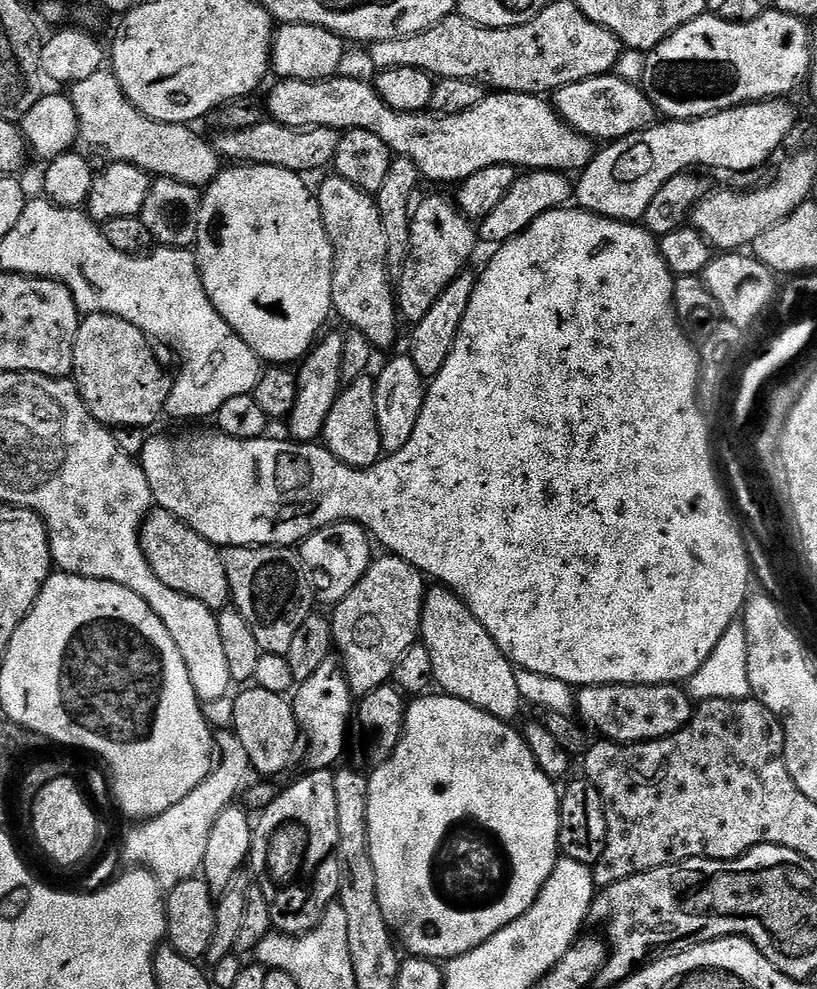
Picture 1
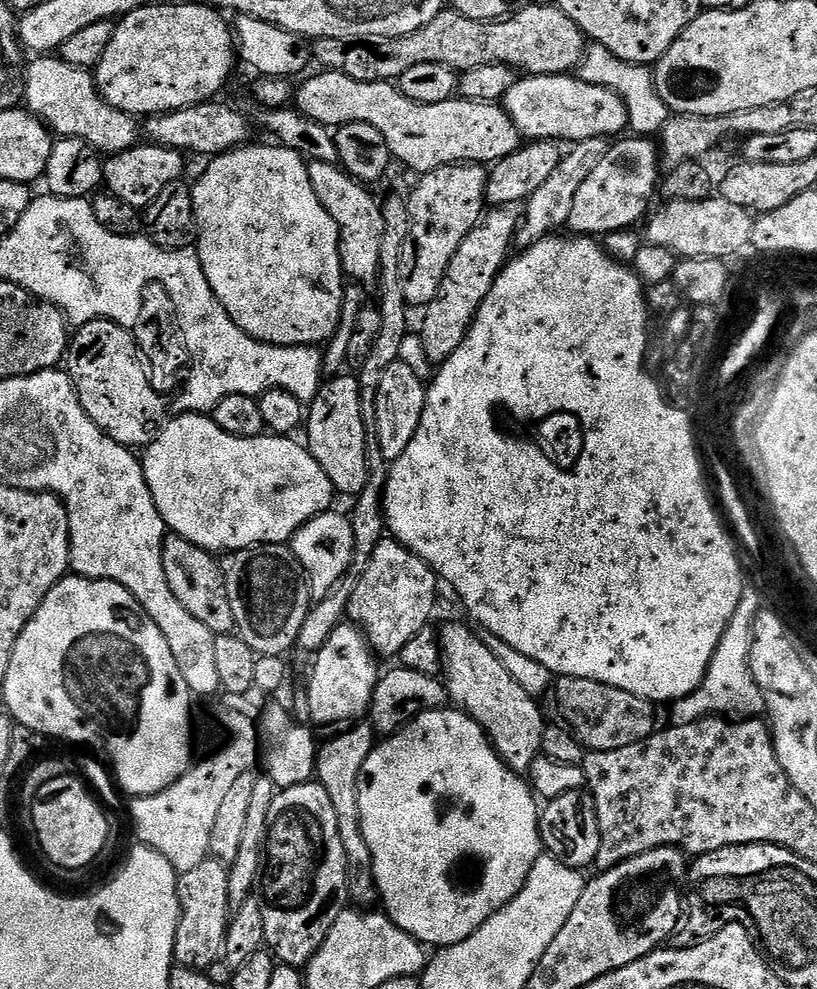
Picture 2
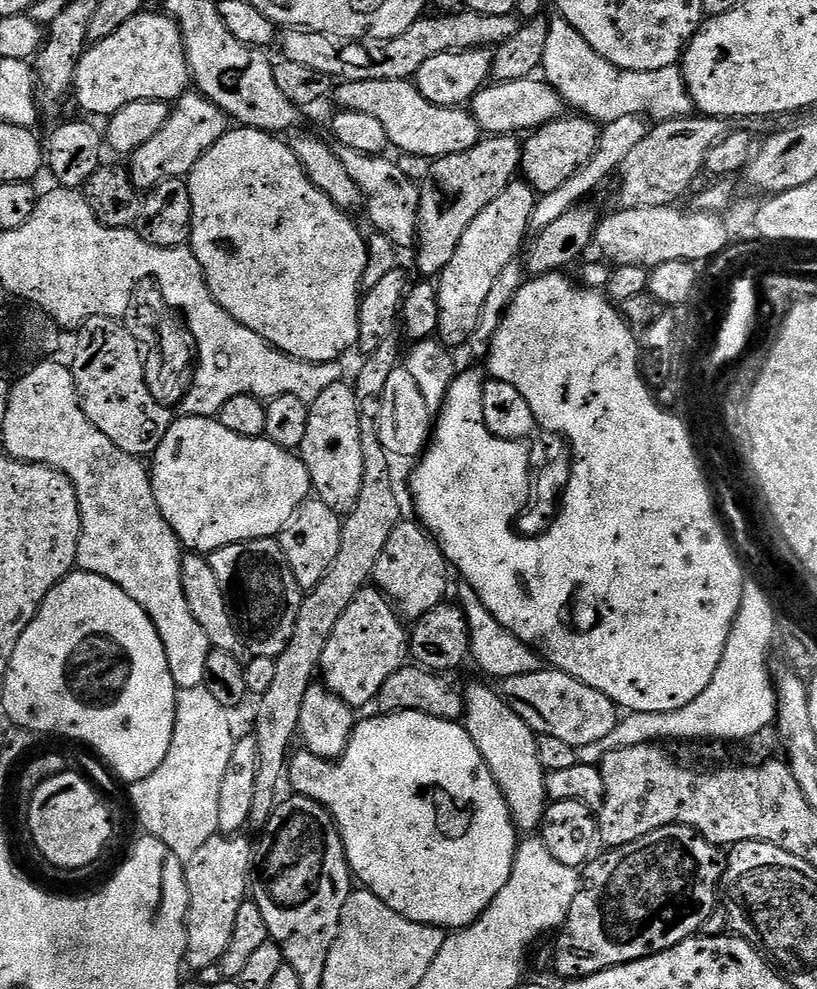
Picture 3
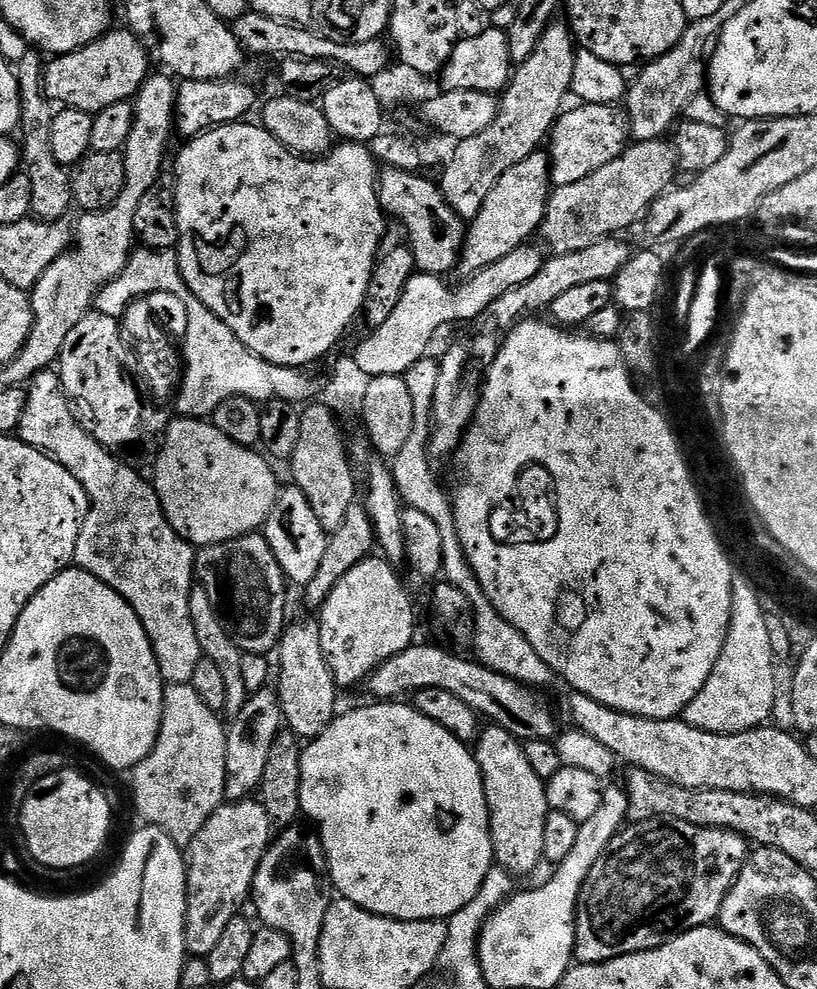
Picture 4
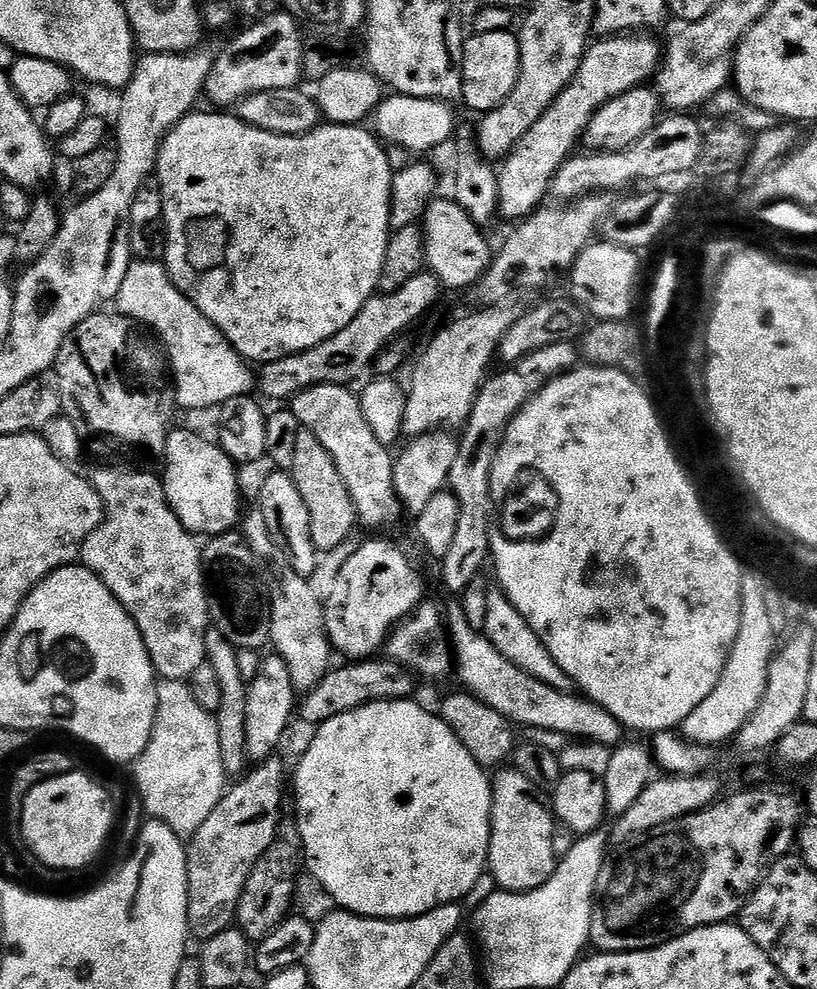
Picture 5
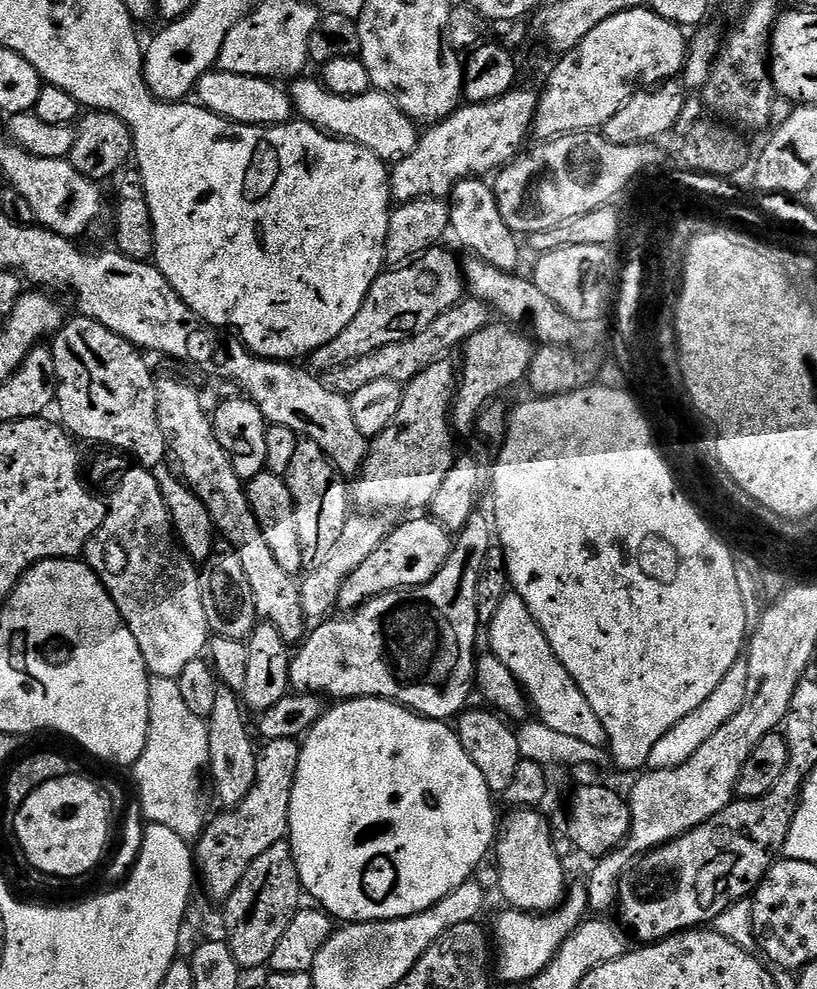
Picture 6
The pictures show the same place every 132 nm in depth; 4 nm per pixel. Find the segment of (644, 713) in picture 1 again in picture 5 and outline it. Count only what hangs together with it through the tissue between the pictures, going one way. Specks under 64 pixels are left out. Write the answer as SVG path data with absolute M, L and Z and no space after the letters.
M365 658L333 667L316 686L303 693L298 704L298 716L311 726L325 724L338 714L373 704L379 700L406 700L413 695L417 677L407 668L387 658Z

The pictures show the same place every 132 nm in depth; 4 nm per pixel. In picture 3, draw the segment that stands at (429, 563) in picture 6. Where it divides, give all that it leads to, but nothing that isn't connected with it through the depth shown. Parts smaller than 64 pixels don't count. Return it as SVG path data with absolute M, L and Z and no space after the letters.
M365 586L350 602L322 650L319 679L349 709L368 708L386 678L398 671L408 656L408 632L391 600L375 586Z

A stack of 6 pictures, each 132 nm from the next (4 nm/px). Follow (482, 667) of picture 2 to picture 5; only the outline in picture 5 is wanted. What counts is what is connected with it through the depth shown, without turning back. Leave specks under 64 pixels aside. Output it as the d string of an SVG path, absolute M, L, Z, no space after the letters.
M513 766L501 767L491 777L490 783L492 833L487 871L490 876L492 872L496 879L497 889L505 892L529 892L547 882L558 863L558 851L556 852L556 844L552 841L557 828L553 813L545 801L544 804L540 801L538 788Z

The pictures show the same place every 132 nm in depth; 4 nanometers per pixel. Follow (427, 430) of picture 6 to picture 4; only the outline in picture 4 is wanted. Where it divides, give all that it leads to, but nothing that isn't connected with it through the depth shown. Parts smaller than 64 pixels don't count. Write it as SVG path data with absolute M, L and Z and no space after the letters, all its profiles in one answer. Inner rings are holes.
M609 238L599 240L586 250L574 250L574 254L562 254L561 256L552 254L544 261L544 266L530 282L523 286L518 286L515 290L510 290L507 294L502 294L498 302L490 310L490 317L503 330L511 330L520 323L535 317L543 310L551 309L554 298L566 294L566 290L571 290L573 286L583 286L586 282L602 282L603 280L615 281L616 275L623 270L630 259L629 245L623 244L620 238ZM628 247L628 248L627 248Z

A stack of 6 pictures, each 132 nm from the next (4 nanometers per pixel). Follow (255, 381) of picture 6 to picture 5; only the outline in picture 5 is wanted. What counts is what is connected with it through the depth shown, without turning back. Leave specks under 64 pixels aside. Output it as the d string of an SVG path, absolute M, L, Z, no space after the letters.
M319 384L294 396L290 411L305 431L312 432L334 458L335 469L350 494L359 525L380 530L394 525L402 513L402 503L393 485L394 458L387 445L378 442L362 415L359 397L341 384Z

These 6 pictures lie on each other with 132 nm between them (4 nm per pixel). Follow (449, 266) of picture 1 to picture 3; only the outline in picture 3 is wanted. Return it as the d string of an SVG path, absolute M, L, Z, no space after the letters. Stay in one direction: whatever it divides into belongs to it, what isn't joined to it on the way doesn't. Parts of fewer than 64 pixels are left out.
M489 135L470 150L462 150L462 154L431 161L428 181L420 188L418 243L414 248L416 268L424 275L421 277L439 277L446 262L454 258L454 250L458 250L466 226L470 226L470 222L512 183L520 169L521 147L515 135Z

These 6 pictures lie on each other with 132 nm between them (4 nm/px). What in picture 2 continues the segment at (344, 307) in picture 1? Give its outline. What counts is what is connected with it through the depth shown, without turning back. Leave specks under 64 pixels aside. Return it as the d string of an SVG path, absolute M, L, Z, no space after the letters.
M307 161L310 186L318 194L318 202L326 206L326 214L334 218L340 235L340 261L345 277L360 284L377 283L382 258L382 234L384 233L384 210L381 201L371 196L369 189L344 171L339 164L330 162Z

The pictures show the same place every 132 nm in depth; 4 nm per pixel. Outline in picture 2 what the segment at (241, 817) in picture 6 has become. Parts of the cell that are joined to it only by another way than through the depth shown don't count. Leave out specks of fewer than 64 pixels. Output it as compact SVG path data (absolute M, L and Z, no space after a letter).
M211 858L198 862L194 870L179 873L176 889L180 899L180 925L174 938L173 961L181 968L207 973L214 962L224 954L224 943L230 917L230 878L228 868L221 860Z

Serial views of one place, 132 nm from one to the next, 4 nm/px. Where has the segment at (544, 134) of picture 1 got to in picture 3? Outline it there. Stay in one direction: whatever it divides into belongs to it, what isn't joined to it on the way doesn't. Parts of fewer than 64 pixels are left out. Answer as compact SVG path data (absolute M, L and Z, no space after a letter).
M350 80L335 85L335 107L340 110L371 114L386 130L386 138L393 149L425 156L428 162L441 156L462 154L482 139L482 131L471 111L463 107L447 108L426 102L412 80Z

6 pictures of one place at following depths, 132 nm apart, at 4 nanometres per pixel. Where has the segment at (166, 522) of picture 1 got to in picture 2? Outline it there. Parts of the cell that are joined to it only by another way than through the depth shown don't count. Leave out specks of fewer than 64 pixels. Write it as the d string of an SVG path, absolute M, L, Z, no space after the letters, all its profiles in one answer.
M175 534L164 537L162 546L162 570L166 570L166 582L174 590L174 598L217 636L227 636L235 629L234 610L230 610L230 598L226 594L226 582L217 557L205 548L186 542L186 538Z

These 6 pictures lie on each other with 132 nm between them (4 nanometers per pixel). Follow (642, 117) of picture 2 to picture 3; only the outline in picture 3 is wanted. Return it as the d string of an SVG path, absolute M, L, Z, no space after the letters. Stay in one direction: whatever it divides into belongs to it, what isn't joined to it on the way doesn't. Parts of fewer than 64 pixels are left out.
M552 16L548 20L541 73L569 107L574 106L575 111L582 111L589 119L603 125L635 115L659 122L693 113L694 105L684 84L683 71L677 65L654 71L622 70L602 58L564 16Z

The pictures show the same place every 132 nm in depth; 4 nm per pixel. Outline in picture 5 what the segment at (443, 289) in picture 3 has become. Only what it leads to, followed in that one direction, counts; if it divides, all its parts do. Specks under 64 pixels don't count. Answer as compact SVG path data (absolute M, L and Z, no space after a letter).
M613 34L589 43L584 49L584 57L572 80L499 165L497 209L501 217L519 222L541 207L544 194L549 193L552 185L552 175L577 151L578 141L594 113L623 92L641 87L647 81L644 79L655 73L662 59L662 44L650 37L648 34Z

